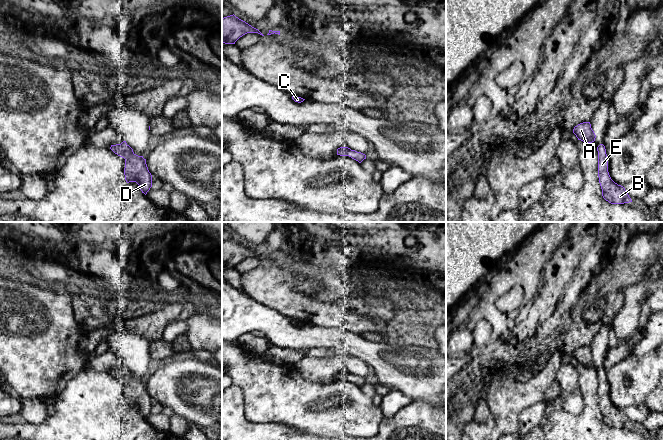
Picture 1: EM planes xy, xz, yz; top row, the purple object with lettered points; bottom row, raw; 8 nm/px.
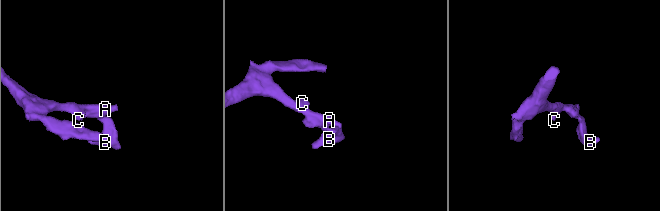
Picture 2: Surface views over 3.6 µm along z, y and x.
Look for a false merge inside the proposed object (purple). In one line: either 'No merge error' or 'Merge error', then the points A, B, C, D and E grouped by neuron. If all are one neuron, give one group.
No merge error. Groups: A B C D E

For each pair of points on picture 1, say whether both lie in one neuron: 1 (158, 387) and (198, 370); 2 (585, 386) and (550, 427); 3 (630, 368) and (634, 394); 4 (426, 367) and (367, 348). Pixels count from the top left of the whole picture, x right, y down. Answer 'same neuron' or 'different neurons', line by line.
1: same neuron
2: same neuron
3: same neuron
4: same neuron

